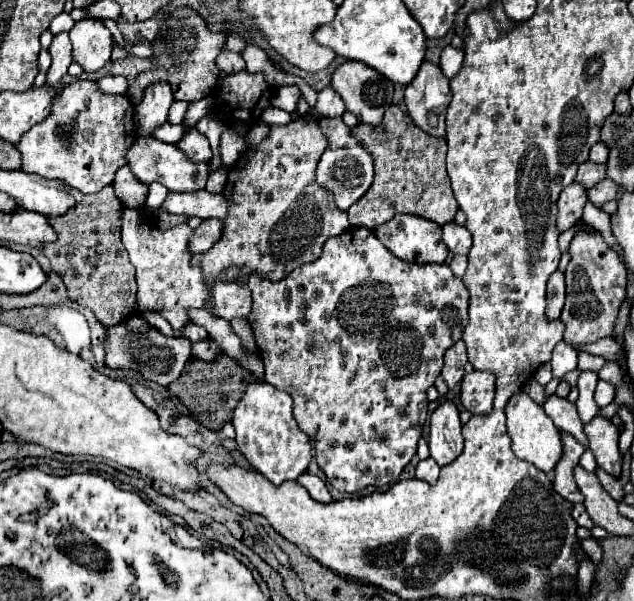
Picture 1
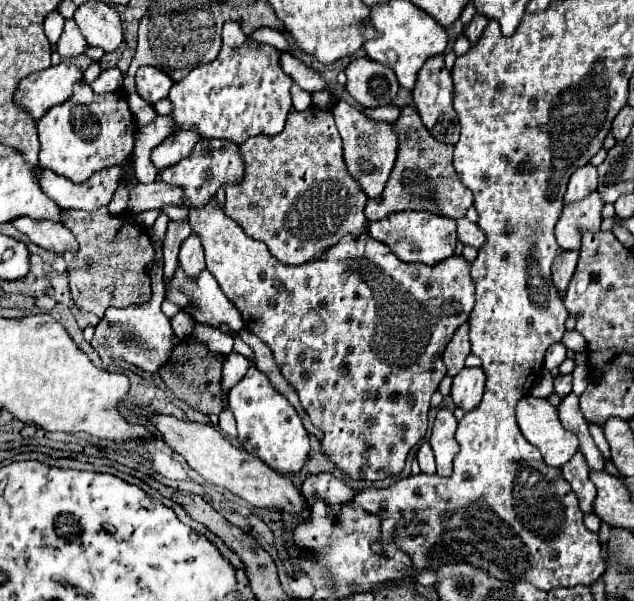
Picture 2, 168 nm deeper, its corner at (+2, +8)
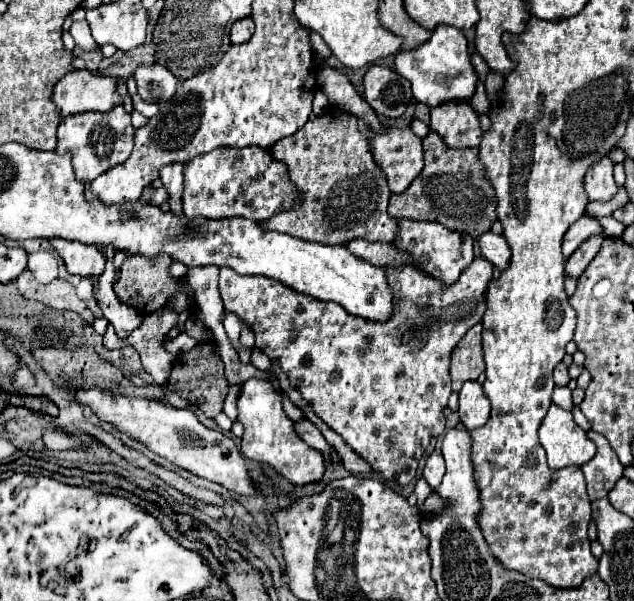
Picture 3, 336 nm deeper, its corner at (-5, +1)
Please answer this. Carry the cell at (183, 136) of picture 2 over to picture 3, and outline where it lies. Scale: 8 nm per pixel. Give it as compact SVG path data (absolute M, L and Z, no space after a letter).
M167 164L161 168L161 182L169 194L169 206L173 214L183 214L181 196L183 196L183 168L185 164Z

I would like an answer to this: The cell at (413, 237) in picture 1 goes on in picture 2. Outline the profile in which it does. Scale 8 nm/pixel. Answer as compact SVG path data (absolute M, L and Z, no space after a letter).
M408 211L408 213L392 213L378 221L368 221L368 231L374 239L386 243L402 261L406 263L426 263L436 265L446 257L454 255L456 237L456 221L448 217L436 217L434 213L424 211Z

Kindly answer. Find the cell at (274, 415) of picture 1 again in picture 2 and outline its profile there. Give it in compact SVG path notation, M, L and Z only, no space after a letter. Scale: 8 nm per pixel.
M250 367L244 379L230 389L228 409L234 413L238 423L238 441L250 455L262 459L278 473L296 473L302 469L310 451L308 433L296 409L292 409L286 397L272 387L264 373L260 373L256 367Z

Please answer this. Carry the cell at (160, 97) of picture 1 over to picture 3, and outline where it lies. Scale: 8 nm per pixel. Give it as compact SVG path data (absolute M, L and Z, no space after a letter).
M151 64L151 66L139 66L135 70L135 80L137 80L137 92L145 102L167 102L173 98L175 88L177 88L177 78L171 74L169 68L163 68L161 64Z

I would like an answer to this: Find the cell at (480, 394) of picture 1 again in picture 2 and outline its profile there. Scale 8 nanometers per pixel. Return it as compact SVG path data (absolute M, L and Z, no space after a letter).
M466 367L454 377L452 399L464 411L472 411L480 405L486 385L486 373L482 367Z

